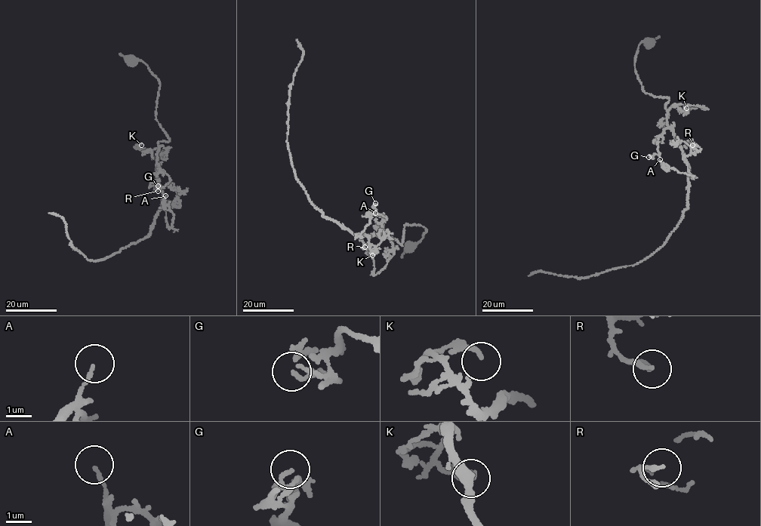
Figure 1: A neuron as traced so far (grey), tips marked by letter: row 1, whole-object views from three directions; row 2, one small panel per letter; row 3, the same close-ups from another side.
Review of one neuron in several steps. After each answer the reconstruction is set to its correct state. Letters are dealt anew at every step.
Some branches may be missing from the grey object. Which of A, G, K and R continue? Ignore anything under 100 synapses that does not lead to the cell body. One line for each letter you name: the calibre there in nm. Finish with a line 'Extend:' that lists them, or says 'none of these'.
Extend: none of these

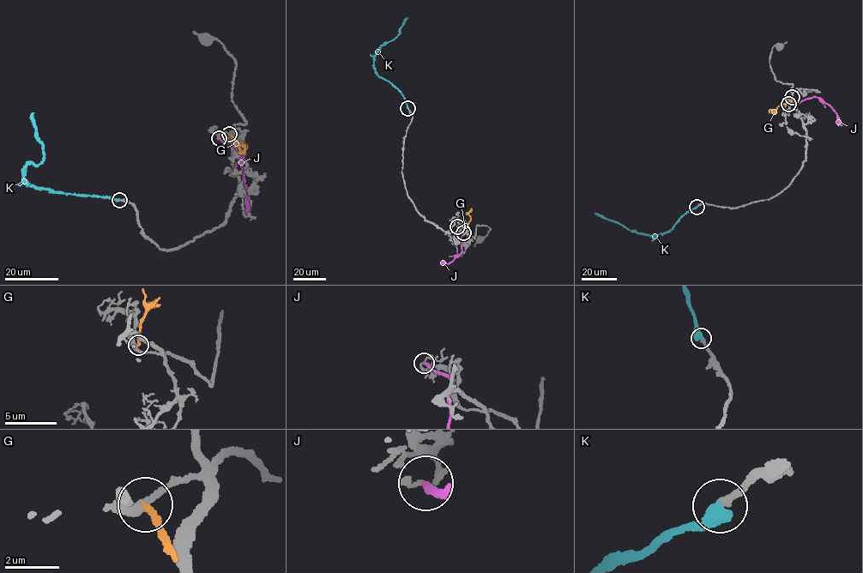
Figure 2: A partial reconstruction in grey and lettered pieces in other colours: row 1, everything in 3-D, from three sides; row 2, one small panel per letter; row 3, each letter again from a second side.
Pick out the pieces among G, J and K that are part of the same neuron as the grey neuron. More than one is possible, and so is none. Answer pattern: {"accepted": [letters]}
{"accepted": ["K"]}

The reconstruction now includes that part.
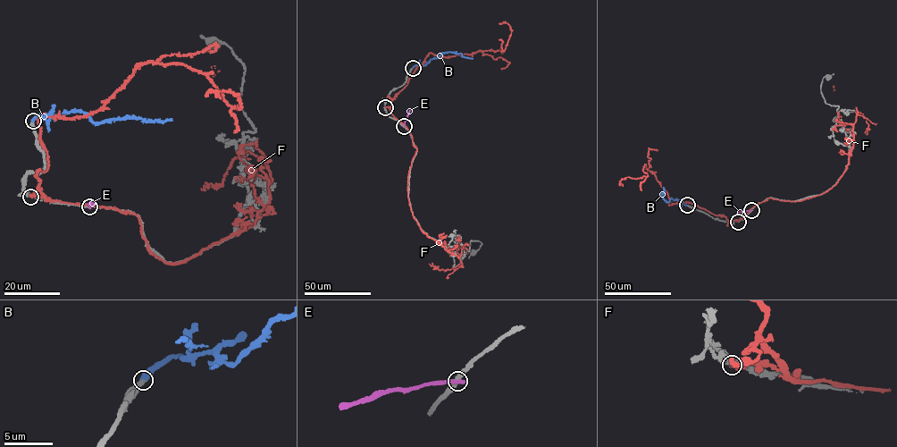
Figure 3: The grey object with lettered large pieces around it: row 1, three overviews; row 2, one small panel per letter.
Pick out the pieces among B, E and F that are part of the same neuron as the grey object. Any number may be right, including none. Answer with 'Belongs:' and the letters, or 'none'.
Belongs: B

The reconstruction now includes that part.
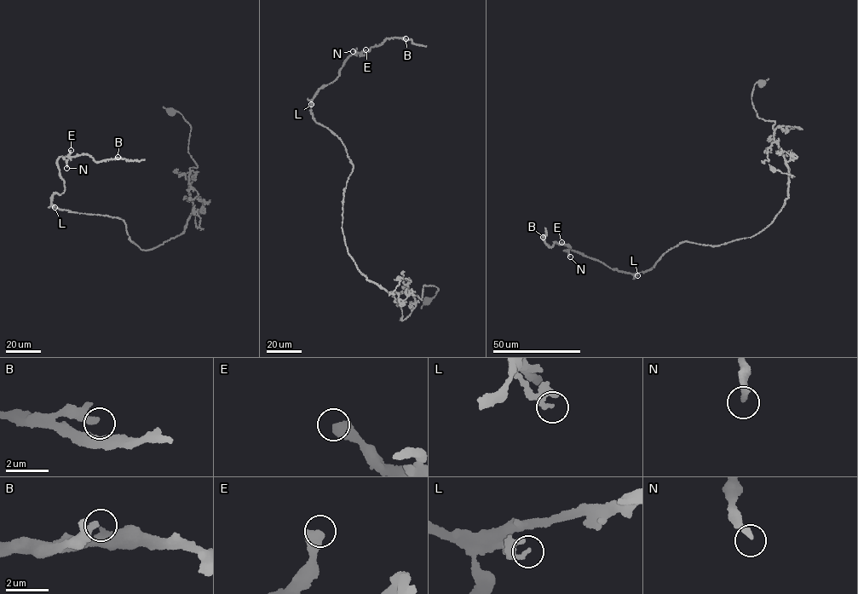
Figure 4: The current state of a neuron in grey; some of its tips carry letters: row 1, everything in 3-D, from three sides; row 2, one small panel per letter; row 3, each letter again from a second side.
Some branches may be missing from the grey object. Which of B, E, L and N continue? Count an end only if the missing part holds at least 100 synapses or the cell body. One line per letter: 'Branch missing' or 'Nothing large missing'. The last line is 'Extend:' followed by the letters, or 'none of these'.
B: Nothing large missing
E: Nothing large missing
L: Nothing large missing
N: Nothing large missing
Extend: none of these

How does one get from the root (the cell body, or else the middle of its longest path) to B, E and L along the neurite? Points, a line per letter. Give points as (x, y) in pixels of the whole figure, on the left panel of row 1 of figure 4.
B: (170, 112), (197, 166), (185, 231), (143, 250), (122, 219), (51, 204), (60, 156), (118, 157)
E: (170, 112), (190, 126), (192, 210), (152, 249), (122, 219), (51, 204), (71, 150)
L: (170, 112), (190, 126), (197, 166), (185, 231), (143, 250), (122, 219), (54, 207)

